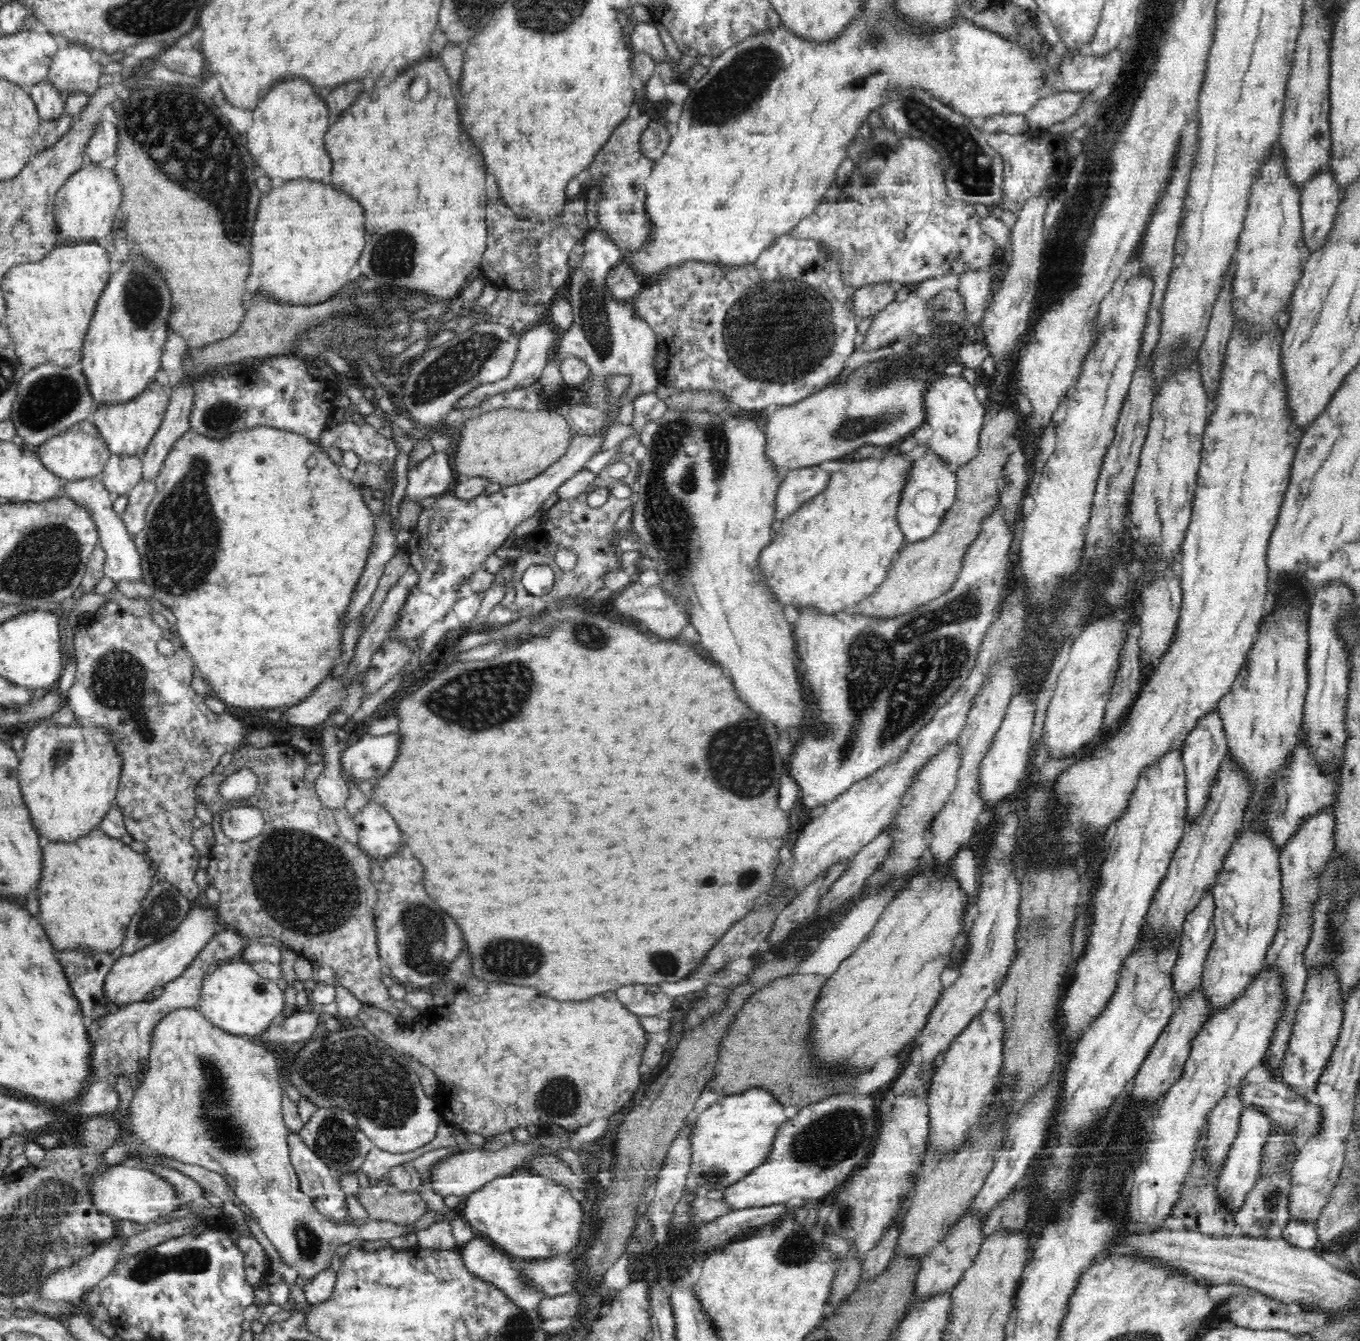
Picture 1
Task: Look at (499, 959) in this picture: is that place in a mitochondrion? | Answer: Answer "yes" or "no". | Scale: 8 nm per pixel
yes

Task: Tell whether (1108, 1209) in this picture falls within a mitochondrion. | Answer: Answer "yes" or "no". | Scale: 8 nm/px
no

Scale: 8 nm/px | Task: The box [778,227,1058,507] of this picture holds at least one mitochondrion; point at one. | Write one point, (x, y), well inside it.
(853, 430)

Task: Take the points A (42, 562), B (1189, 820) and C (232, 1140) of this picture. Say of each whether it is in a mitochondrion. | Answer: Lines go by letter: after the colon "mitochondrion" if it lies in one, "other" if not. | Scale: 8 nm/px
A: mitochondrion
B: other
C: mitochondrion

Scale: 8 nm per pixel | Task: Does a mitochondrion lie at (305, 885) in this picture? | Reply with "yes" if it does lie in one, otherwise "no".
yes

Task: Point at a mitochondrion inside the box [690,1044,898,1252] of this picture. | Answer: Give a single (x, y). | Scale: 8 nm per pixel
(835, 1135)

